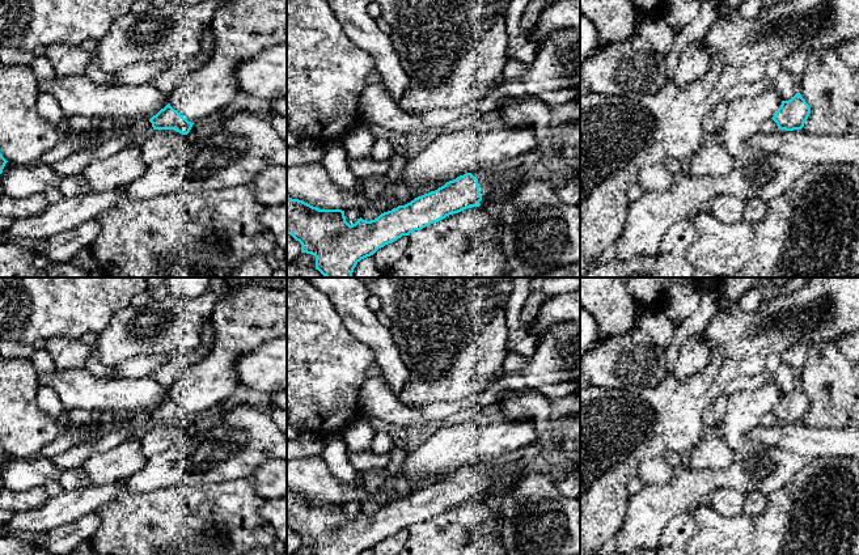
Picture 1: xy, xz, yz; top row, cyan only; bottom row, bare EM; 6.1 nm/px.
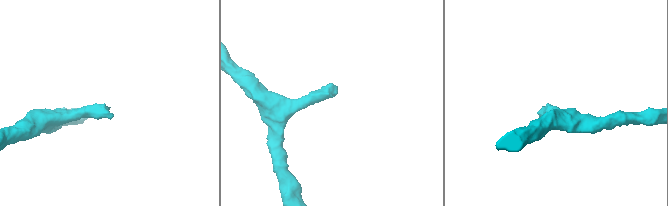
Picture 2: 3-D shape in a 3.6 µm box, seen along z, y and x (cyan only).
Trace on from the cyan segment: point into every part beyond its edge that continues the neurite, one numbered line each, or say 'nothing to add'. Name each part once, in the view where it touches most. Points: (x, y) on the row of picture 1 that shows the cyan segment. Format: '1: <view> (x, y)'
1: xy (242, 29)

